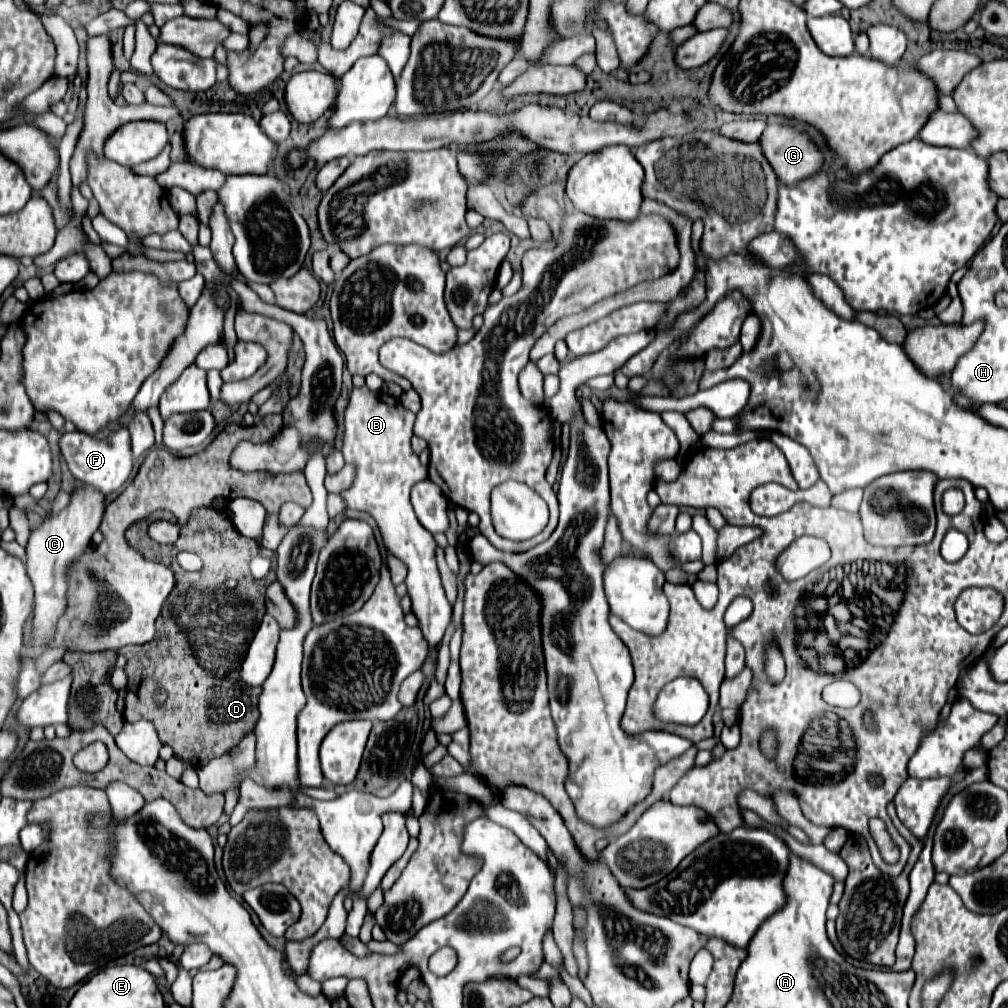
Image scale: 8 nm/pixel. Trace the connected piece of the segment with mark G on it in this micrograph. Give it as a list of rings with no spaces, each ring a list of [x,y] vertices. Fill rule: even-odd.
[[[769,124],[761,138],[759,138],[759,146],[763,150],[763,156],[767,158],[767,162],[773,166],[777,178],[781,182],[785,182],[787,186],[795,186],[801,180],[811,178],[813,174],[819,172],[821,164],[823,164],[823,156],[819,152],[819,148],[811,142],[809,136],[805,136],[803,132],[791,128],[791,126],[783,126],[783,124]]]

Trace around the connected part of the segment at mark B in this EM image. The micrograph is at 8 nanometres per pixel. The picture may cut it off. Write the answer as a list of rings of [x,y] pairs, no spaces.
[[[367,386],[355,388],[345,410],[345,438],[341,452],[345,456],[345,462],[357,464],[357,478],[353,486],[341,496],[345,498],[347,508],[369,512],[375,518],[383,544],[407,564],[409,574],[405,578],[405,584],[413,602],[411,608],[419,620],[423,638],[429,644],[429,652],[435,654],[451,620],[451,604],[445,598],[441,576],[435,564],[437,544],[431,532],[419,524],[409,502],[411,486],[427,478],[427,466],[423,466],[419,462],[419,456],[411,450],[413,424],[415,414],[407,410],[397,398],[385,392],[373,394]]]

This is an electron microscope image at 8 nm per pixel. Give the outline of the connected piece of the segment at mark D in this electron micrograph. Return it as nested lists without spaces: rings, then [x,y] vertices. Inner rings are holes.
[[[215,508],[193,510],[187,524],[181,526],[179,540],[173,546],[161,546],[149,538],[147,526],[157,518],[177,522],[171,512],[153,512],[149,518],[137,520],[135,526],[127,530],[127,542],[145,558],[169,566],[177,582],[155,622],[155,638],[147,644],[127,646],[117,652],[127,658],[127,702],[133,702],[125,706],[123,718],[127,722],[143,718],[151,720],[159,732],[161,742],[173,748],[175,758],[189,762],[193,768],[201,768],[211,758],[219,758],[229,748],[237,746],[241,738],[257,724],[257,698],[261,688],[253,692],[253,688],[245,686],[239,678],[239,668],[245,660],[245,652],[255,636],[259,620],[265,614],[265,606],[251,604],[263,604],[261,592],[265,592],[267,586],[275,580],[275,574],[269,572],[267,578],[257,582],[251,578],[249,560],[253,556],[269,556],[273,562],[271,570],[275,570],[277,554],[231,530],[231,522],[225,520]],[[181,550],[199,554],[203,568],[199,572],[181,570],[175,560],[177,552]],[[227,578],[237,580],[235,590],[225,588],[223,582]],[[159,686],[165,686],[169,696],[163,706],[153,704],[151,698],[153,690]]]

